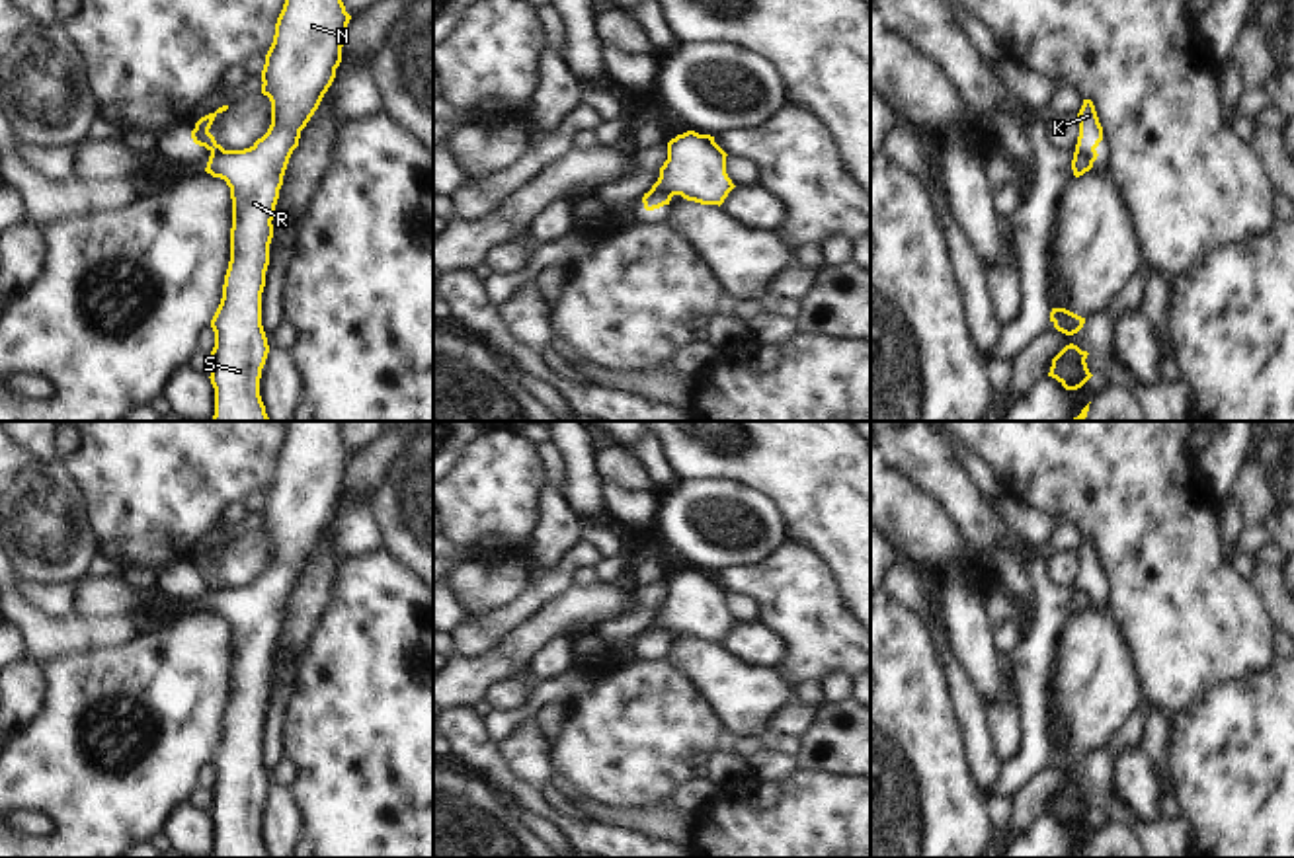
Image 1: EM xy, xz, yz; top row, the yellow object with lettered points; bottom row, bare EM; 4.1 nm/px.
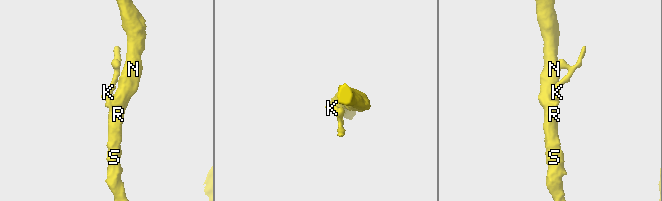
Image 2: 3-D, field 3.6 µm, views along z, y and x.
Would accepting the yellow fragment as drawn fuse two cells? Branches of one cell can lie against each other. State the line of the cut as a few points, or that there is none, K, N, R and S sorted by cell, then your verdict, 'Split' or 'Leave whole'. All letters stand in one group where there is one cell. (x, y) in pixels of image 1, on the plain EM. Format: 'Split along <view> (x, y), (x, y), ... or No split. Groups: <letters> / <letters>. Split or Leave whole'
Split along yz (1076, 585), (1093, 587). Groups: K / N R S. Split.

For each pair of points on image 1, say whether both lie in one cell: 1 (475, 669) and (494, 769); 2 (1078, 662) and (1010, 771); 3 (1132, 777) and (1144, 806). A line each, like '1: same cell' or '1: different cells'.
1: different cells
2: different cells
3: same cell

